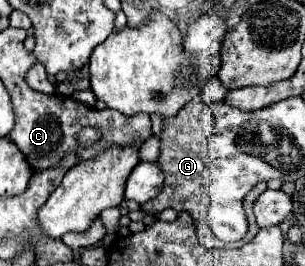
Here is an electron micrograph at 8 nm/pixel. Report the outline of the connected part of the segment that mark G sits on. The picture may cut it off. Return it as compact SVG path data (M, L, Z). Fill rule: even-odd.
M197 99L191 101L191 103L187 103L175 117L165 119L165 129L161 133L163 147L161 147L161 155L157 159L159 165L161 165L161 169L163 169L163 173L165 173L165 185L163 185L163 191L155 199L143 203L141 209L145 213L161 213L163 209L169 209L169 207L175 209L175 211L189 211L191 217L197 223L199 241L205 247L209 247L209 249L213 249L213 247L221 247L221 249L223 247L241 247L241 245L249 243L257 235L257 231L259 231L259 227L255 223L255 217L251 213L251 207L253 207L255 197L261 195L267 189L267 185L259 183L251 191L251 195L245 197L245 215L249 219L249 231L247 231L247 235L241 241L233 243L233 245L225 245L223 241L219 241L215 237L215 233L211 233L211 227L209 227L209 221L207 221L207 211L209 211L209 205L211 205L211 199L209 199L209 175L211 175L209 135L213 133L213 129L215 129L215 117L213 117L209 105L205 105L203 101L197 101Z

